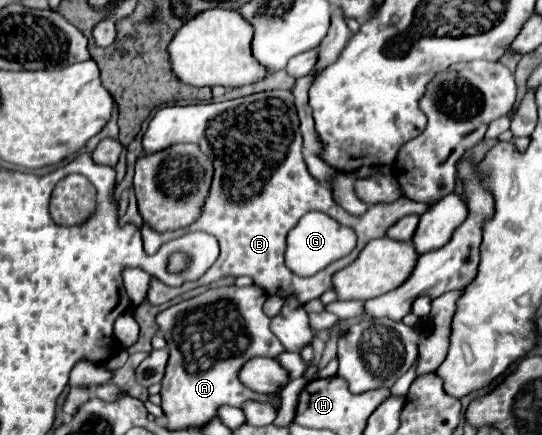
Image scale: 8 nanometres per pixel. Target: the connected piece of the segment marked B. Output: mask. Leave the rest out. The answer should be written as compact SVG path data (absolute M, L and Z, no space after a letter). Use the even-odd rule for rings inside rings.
M270 90L218 104L160 108L144 134L144 152L158 152L176 142L196 142L202 152L214 160L214 184L202 208L202 216L184 232L202 230L216 236L220 242L220 258L202 278L190 282L190 288L168 288L154 278L148 296L150 304L164 304L192 288L208 286L228 276L250 276L256 286L266 290L268 296L288 298L294 294L300 304L306 304L320 298L326 290L332 290L332 276L352 264L364 244L374 238L384 238L388 232L386 228L394 226L400 218L426 212L426 204L398 198L394 204L370 206L360 218L346 214L344 208L334 202L332 190L312 178L306 168L302 158L300 120L294 106L294 94L290 90ZM312 210L324 212L344 226L352 226L358 234L358 244L356 250L342 260L328 264L322 272L310 278L300 278L284 264L286 234L306 212Z

